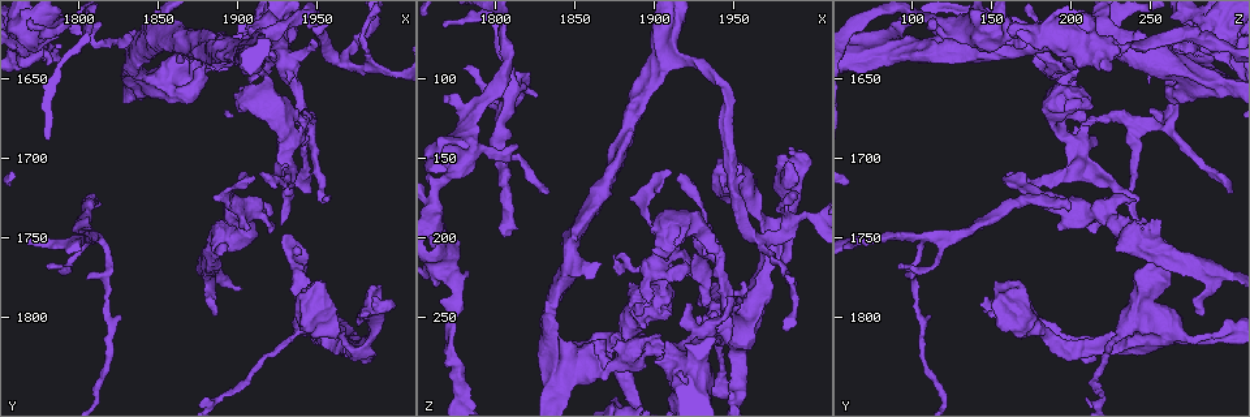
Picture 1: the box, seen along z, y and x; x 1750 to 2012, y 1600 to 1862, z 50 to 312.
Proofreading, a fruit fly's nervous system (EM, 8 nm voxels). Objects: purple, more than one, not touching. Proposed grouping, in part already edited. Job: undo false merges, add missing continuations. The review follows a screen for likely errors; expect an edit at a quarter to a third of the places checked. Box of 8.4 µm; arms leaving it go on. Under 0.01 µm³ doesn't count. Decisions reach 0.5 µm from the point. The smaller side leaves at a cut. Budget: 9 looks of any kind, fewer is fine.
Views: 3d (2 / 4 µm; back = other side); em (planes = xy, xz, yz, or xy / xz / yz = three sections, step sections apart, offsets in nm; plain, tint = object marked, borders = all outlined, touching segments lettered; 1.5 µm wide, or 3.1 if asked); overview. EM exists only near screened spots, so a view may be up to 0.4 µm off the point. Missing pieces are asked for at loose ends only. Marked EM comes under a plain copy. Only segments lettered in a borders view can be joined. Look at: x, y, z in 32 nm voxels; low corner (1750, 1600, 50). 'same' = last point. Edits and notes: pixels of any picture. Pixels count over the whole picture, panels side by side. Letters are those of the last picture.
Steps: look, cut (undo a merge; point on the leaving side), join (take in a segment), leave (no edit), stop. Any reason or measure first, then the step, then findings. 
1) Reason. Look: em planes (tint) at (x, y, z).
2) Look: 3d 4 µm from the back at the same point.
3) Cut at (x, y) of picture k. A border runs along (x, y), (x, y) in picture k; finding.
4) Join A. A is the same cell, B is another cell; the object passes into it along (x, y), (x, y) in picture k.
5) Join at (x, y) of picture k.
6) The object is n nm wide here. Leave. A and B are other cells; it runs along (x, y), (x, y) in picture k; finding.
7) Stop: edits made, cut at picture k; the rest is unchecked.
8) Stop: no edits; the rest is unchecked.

Sharp bend. Look: 3d 2 µm at (1948, 1784, 158).

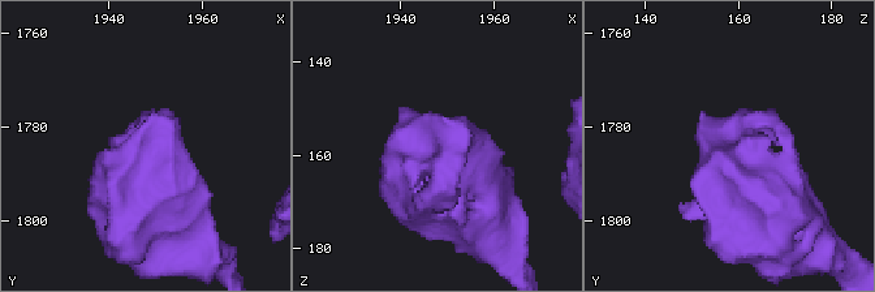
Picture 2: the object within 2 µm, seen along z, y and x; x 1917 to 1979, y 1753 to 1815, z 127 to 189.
Need the tissue. Look: em yz step 8 (tint) at (1948, 1785, 159).

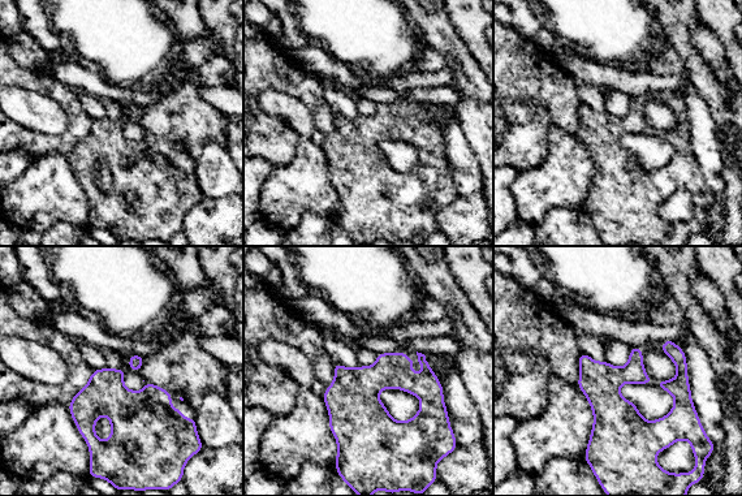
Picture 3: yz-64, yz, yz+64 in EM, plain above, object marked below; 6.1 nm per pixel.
Look: em planes (borders) at the same point.

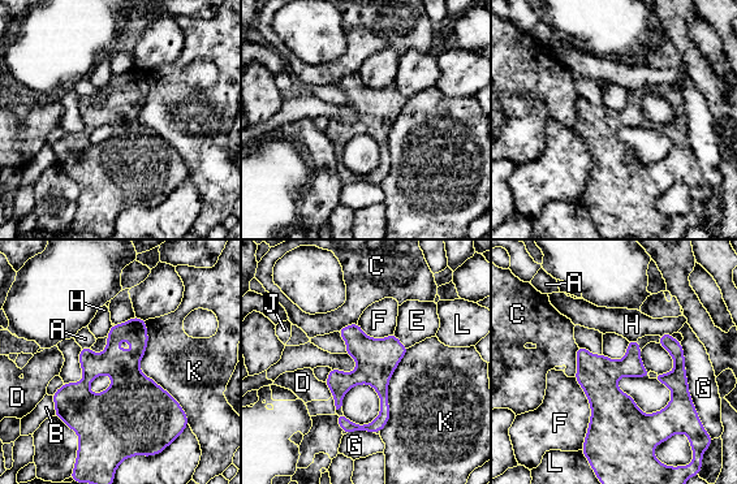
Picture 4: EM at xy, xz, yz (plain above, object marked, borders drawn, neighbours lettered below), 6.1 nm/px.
The object is 240 nm wide here; the longest contact is with K, 650 nm. Leave. A, B, C, D, E, F, G, H, J, K and L are other cells; continuous, no second neuron.

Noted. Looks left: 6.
An open end. Look: 3d 2 µm at (1878, 1642, 262).

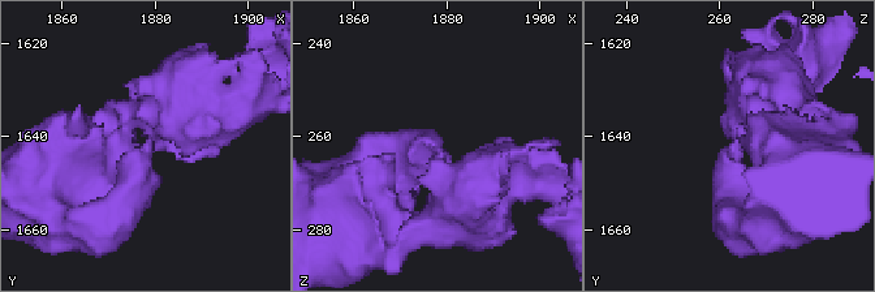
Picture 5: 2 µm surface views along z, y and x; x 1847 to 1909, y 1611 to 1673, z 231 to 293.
Look: em planes (borders) at (1878, 1641, 262).

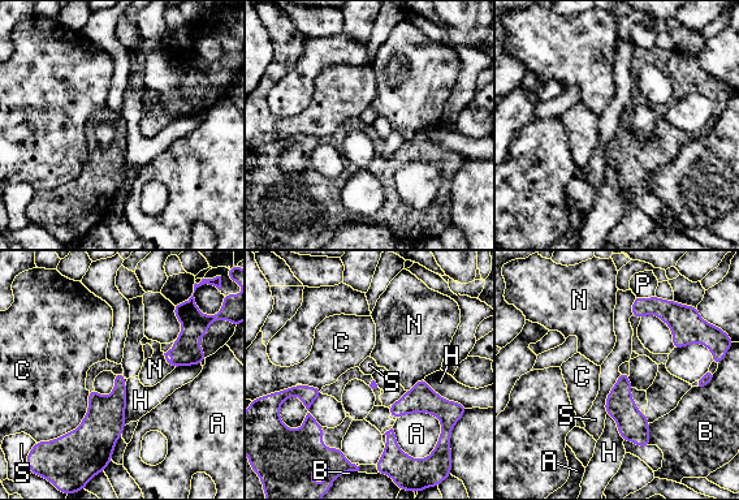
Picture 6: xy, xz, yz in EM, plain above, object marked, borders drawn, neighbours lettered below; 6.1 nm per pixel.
Leave. A, B, C, H, N, P and S are other cells; a border runs along (619, 373), (608, 393), (605, 413) in picture 6; no lettered segment goes on from it.

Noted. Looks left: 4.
Thin end. Look: 3d 4 µm from the back at (1886, 1798, 282).

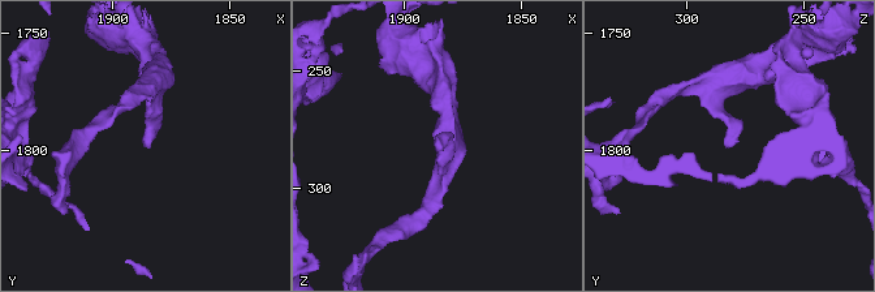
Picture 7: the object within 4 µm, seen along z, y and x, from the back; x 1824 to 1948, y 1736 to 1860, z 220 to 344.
Now the EM. Look: em planes (borders) at (1885, 1799, 282).

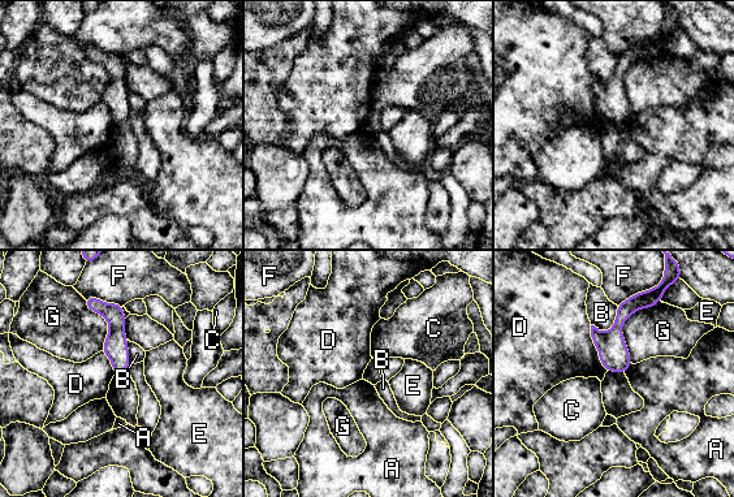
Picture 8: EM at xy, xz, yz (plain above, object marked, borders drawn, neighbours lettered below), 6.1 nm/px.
Leave. A, B, C, D, E, F and G are other cells; it runs along (91, 302), (116, 322), (125, 367) in picture 8; none of them fits.

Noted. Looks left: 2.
Stop: no edits; the rest is unchecked.

